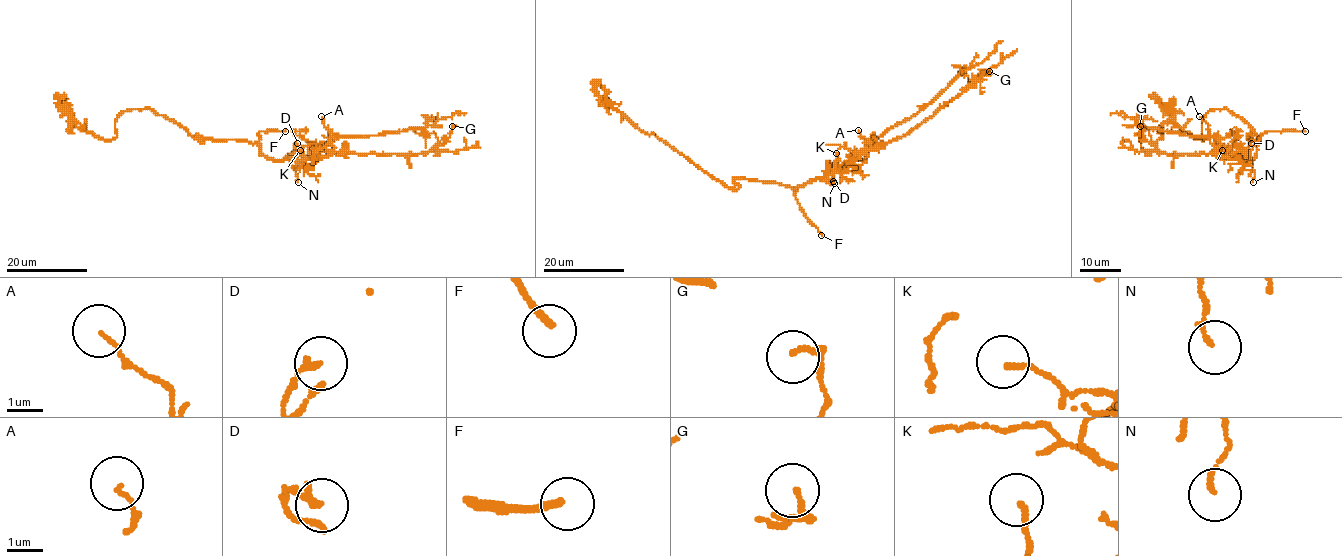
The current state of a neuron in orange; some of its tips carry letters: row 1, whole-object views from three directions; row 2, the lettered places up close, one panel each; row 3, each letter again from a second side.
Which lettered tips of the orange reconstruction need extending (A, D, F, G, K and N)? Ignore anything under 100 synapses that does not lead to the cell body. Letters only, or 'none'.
F

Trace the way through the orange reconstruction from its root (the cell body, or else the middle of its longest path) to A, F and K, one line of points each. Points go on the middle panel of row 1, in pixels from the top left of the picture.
A: (779, 182), (800, 186), (841, 172), (869, 145), (866, 139), (860, 137), (858, 130)
F: (779, 182), (796, 190), (795, 197), (802, 212), (821, 235)
K: (779, 182), (800, 186), (815, 179), (824, 179), (840, 168), (836, 153)

